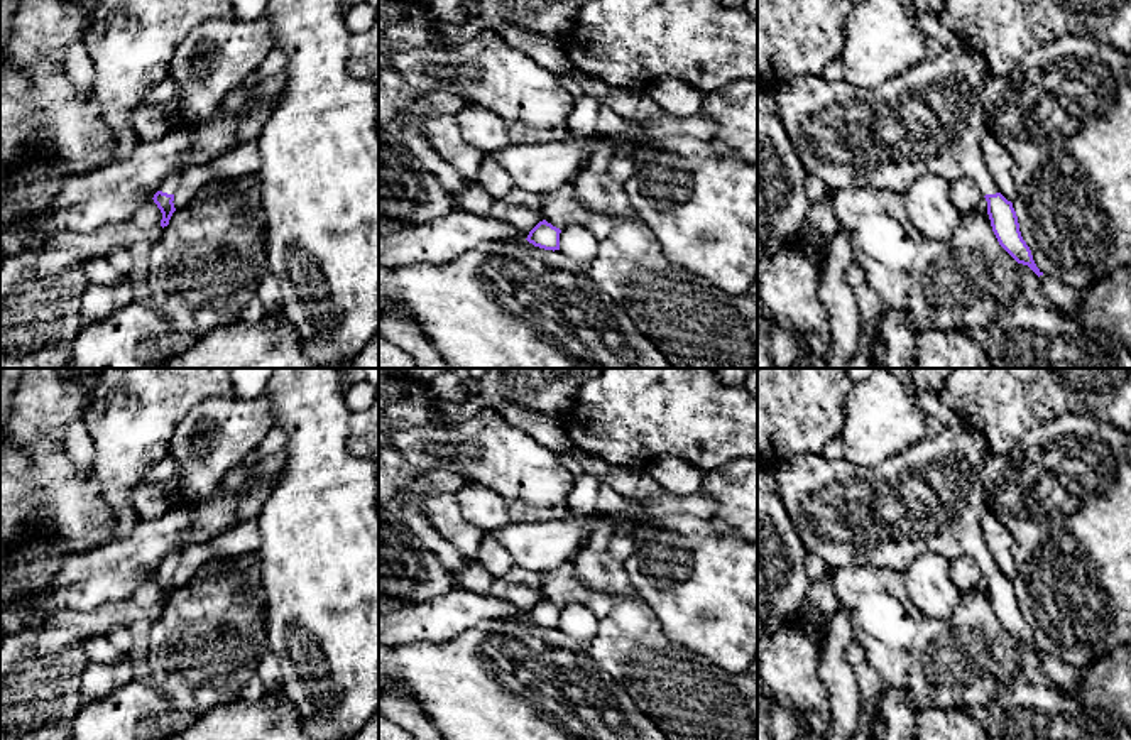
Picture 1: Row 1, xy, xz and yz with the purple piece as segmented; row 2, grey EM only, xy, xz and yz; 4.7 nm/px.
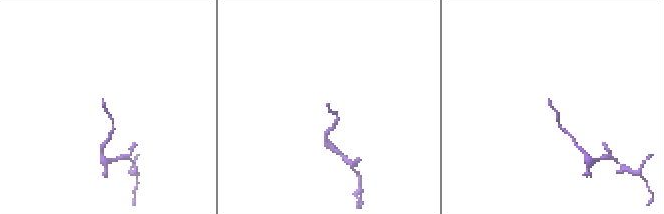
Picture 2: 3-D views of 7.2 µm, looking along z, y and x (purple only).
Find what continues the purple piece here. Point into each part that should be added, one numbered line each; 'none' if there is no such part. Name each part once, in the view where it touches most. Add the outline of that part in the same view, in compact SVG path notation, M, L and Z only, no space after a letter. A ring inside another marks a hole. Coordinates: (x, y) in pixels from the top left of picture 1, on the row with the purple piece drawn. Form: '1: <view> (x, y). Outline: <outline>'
1: xy (173, 181). Outline: M181 169L172 171L161 184L159 191L167 193L167 194L174 194L178 191L178 188L181 186L181 179L183 179L183 172Z

